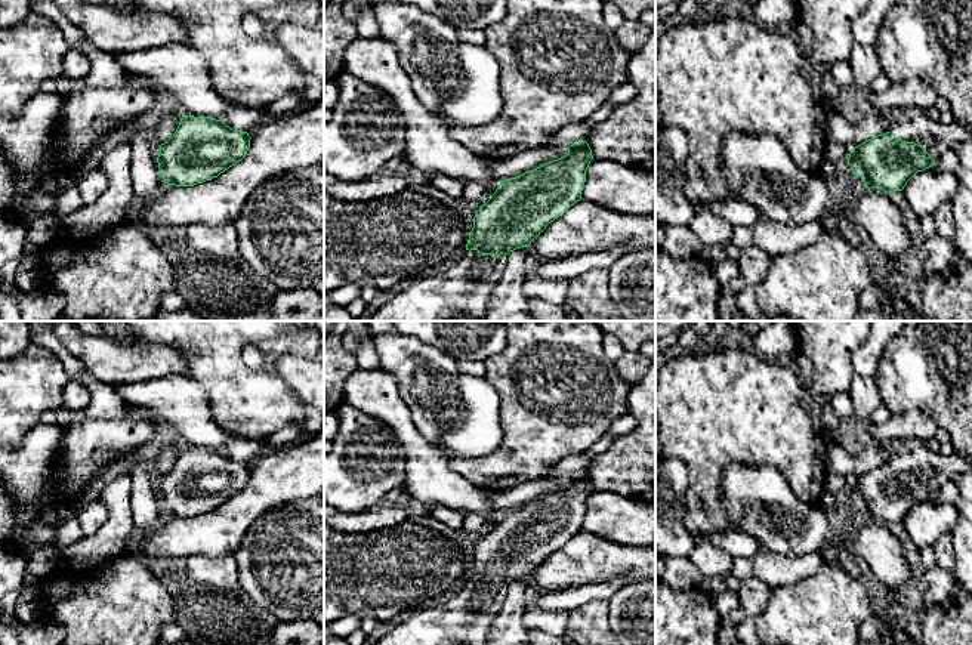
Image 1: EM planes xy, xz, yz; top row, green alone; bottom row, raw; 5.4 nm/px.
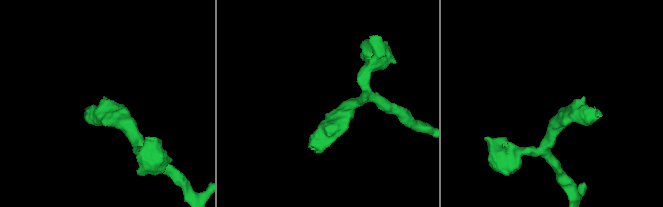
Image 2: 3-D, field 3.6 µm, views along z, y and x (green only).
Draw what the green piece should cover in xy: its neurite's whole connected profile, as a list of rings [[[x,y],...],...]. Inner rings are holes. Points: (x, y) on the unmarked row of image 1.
[[[182,447],[173,467],[160,476],[157,494],[164,515],[194,518],[217,509],[244,490],[250,479],[250,470],[247,463],[234,462],[222,451]]]

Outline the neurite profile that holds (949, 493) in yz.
[[[947,481],[941,488],[935,491],[935,497],[942,503],[956,506],[960,500],[960,493],[953,481]]]

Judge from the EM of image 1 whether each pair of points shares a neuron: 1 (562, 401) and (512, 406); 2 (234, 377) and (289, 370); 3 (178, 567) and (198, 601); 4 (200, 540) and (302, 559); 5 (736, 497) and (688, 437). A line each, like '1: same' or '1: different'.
1: same
2: different
3: same
4: different
5: different

